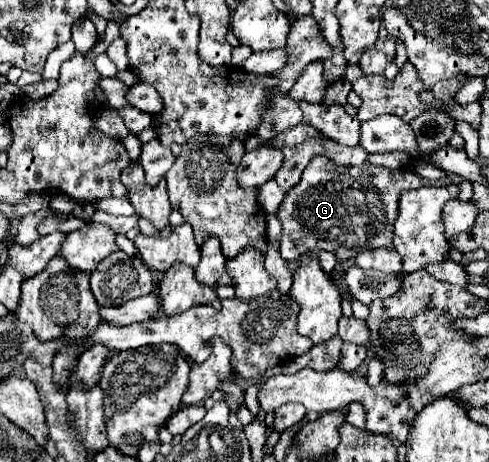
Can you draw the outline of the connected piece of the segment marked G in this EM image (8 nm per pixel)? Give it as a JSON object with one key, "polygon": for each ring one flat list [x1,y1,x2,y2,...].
{"polygon":[[314,157,304,169,300,183,286,193,276,213,284,225,280,253,286,261,294,261,306,251,324,249,338,255,338,263,346,263,356,259,362,251,380,247,392,249,400,193,428,185,444,185,444,181,422,179,408,169,388,171,372,163,364,163,360,167,340,167,328,157]]}

